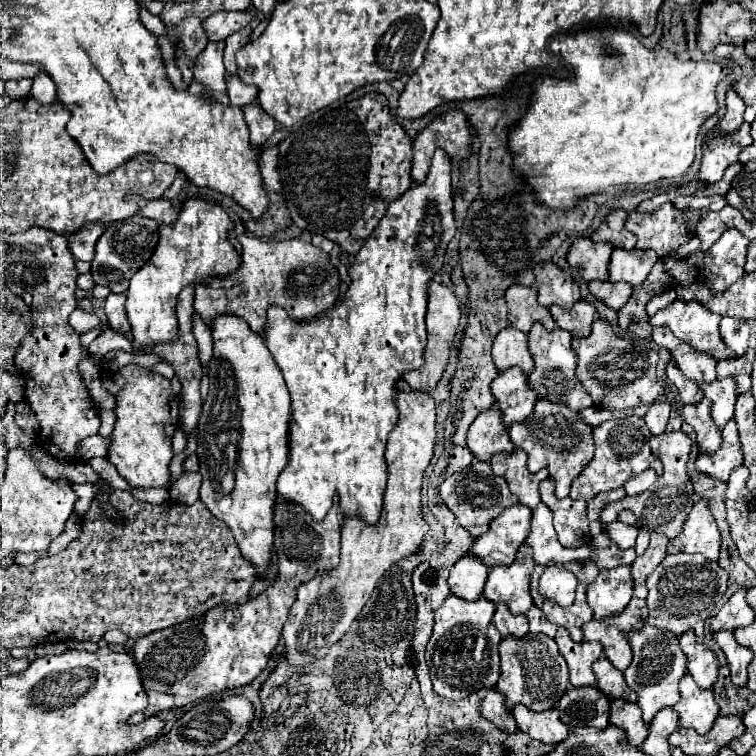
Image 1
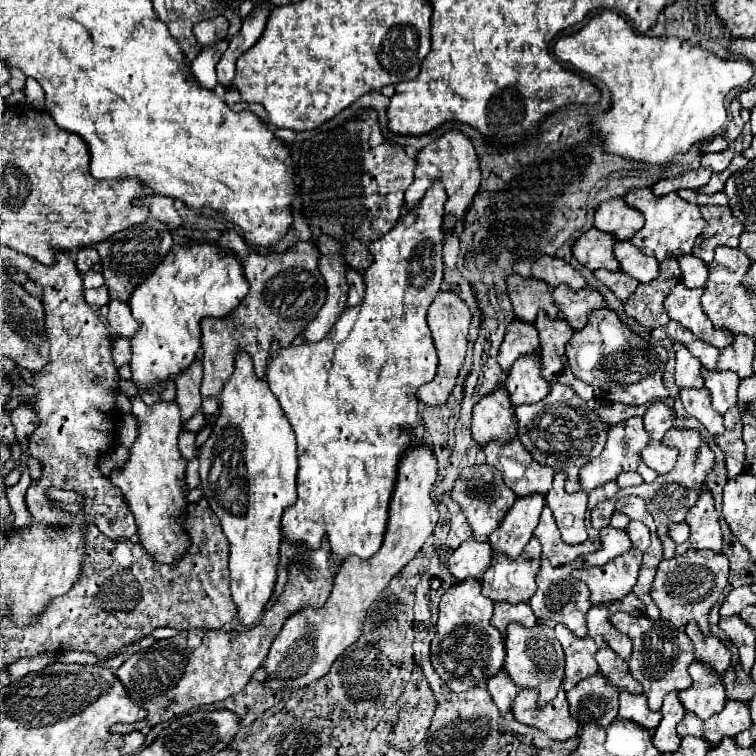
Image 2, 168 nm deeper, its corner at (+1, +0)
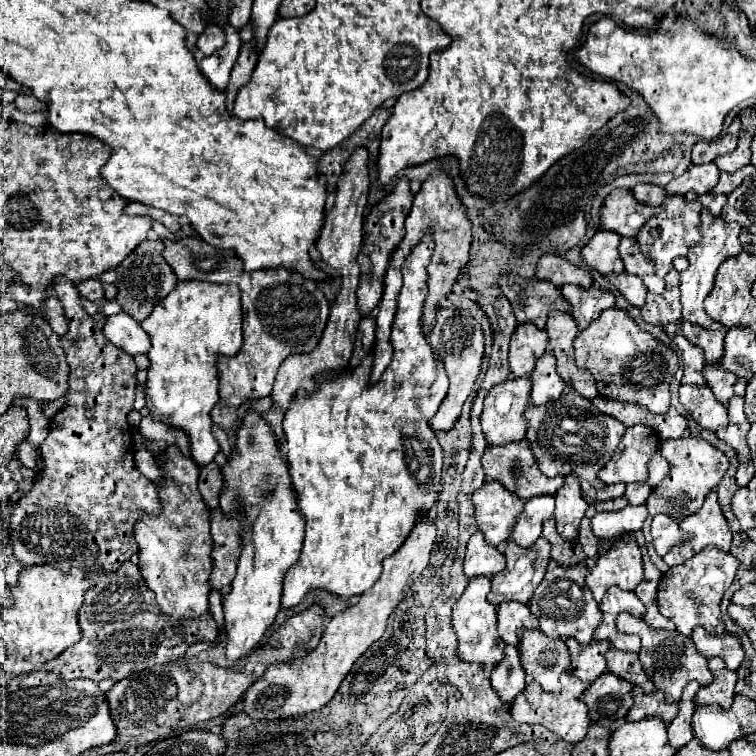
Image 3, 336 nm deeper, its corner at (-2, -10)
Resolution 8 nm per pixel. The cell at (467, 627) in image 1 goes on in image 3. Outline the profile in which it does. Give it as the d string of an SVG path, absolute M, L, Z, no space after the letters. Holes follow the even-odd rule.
M475 576L471 578L469 586L465 588L463 596L457 600L453 608L453 628L457 630L457 638L459 638L459 656L465 662L483 664L483 668L493 668L501 660L505 648L505 642L497 632L495 606L487 600L489 590L491 590L491 578Z

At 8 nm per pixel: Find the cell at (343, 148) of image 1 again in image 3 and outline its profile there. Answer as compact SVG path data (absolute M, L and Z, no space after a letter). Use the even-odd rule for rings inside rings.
M399 180L397 186L393 188L393 192L379 206L375 206L371 210L371 214L365 218L363 248L361 248L359 258L357 258L357 262L361 266L361 280L359 280L359 288L357 288L357 308L359 308L361 316L369 316L383 296L383 278L387 272L387 264L389 264L391 252L397 250L397 244L405 236L403 220L407 218L407 214L411 210L411 202L413 202L413 196L409 192L409 182ZM379 208L385 208L385 210L379 210Z

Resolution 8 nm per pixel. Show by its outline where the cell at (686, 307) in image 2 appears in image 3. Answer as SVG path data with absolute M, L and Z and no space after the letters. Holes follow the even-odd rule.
M707 208L701 210L701 224L699 230L703 234L703 238L689 248L687 260L689 260L689 268L685 272L681 272L681 304L683 304L683 318L689 320L691 324L703 326L703 328L721 328L715 320L711 320L705 310L703 310L703 300L709 294L709 288L713 288L713 276L717 272L717 268L721 266L721 262L729 256L737 256L737 252L741 252L741 242L739 242L739 232L741 226L737 222L723 222L721 218L713 216Z

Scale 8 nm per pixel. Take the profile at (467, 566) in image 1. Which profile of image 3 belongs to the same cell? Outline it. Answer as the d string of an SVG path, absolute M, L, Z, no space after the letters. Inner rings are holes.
M477 530L467 544L465 554L465 576L495 576L505 568L505 556L491 546L485 536Z

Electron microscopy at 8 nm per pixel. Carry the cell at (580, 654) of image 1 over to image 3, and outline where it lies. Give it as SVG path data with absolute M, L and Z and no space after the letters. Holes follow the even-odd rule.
M567 638L565 644L571 654L571 674L573 676L591 684L593 680L597 680L597 676L605 672L605 652L611 646L607 640L579 644L577 640Z

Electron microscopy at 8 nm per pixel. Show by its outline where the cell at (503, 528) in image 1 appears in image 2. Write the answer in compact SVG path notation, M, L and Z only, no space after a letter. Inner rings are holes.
M544 496L518 498L506 512L506 518L500 522L500 526L488 536L494 554L506 554L508 558L520 556L520 550L524 550L532 538L542 508Z

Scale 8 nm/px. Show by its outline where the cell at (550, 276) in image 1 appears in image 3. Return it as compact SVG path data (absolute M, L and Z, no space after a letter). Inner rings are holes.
M557 254L541 256L535 276L539 280L551 280L557 288L565 284L579 284L583 288L589 288L593 284L593 278L585 268L575 266Z

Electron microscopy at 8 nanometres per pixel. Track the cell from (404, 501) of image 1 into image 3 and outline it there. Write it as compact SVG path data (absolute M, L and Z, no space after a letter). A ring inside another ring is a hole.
M423 518L417 528L409 534L405 544L383 562L383 574L371 590L361 594L359 602L347 608L343 614L329 620L319 646L305 658L297 658L289 664L273 664L267 672L245 692L243 712L253 720L279 720L295 718L315 710L321 710L339 690L343 678L349 674L357 658L381 638L387 626L389 614L407 596L413 582L421 576L429 564L431 548L435 542L435 526L431 518Z

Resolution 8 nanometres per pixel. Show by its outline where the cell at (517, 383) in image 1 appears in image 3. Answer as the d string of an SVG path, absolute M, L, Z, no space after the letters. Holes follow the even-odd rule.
M551 350L545 352L541 356L541 360L537 360L537 366L531 374L531 380L533 380L531 404L535 404L535 406L555 402L567 390L565 380L555 370L555 356Z

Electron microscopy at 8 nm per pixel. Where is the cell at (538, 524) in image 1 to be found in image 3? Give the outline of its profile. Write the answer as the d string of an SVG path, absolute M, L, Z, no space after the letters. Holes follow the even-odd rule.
M553 518L543 522L543 538L547 538L551 542L551 558L561 566L571 566L571 564L577 564L585 558L583 548L577 540L563 540L557 534Z

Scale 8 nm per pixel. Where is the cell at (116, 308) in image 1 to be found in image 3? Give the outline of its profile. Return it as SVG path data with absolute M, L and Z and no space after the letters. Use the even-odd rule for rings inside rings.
M125 312L117 314L117 316L109 316L105 326L103 326L103 334L121 350L125 350L127 354L135 356L135 354L147 354L151 348L149 336L147 332Z

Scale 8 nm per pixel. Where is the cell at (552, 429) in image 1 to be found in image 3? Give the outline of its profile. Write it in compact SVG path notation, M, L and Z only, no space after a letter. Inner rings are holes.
M567 390L555 402L541 404L541 406L529 406L525 416L529 420L527 440L531 442L533 454L537 456L539 468L545 476L553 478L553 476L575 474L581 484L581 494L589 504L599 502L599 500L609 500L615 496L623 496L625 492L623 484L603 484L597 476L597 472L613 456L617 444L621 442L625 434L625 426L619 420L597 410L591 404L591 400L583 398L575 390Z

